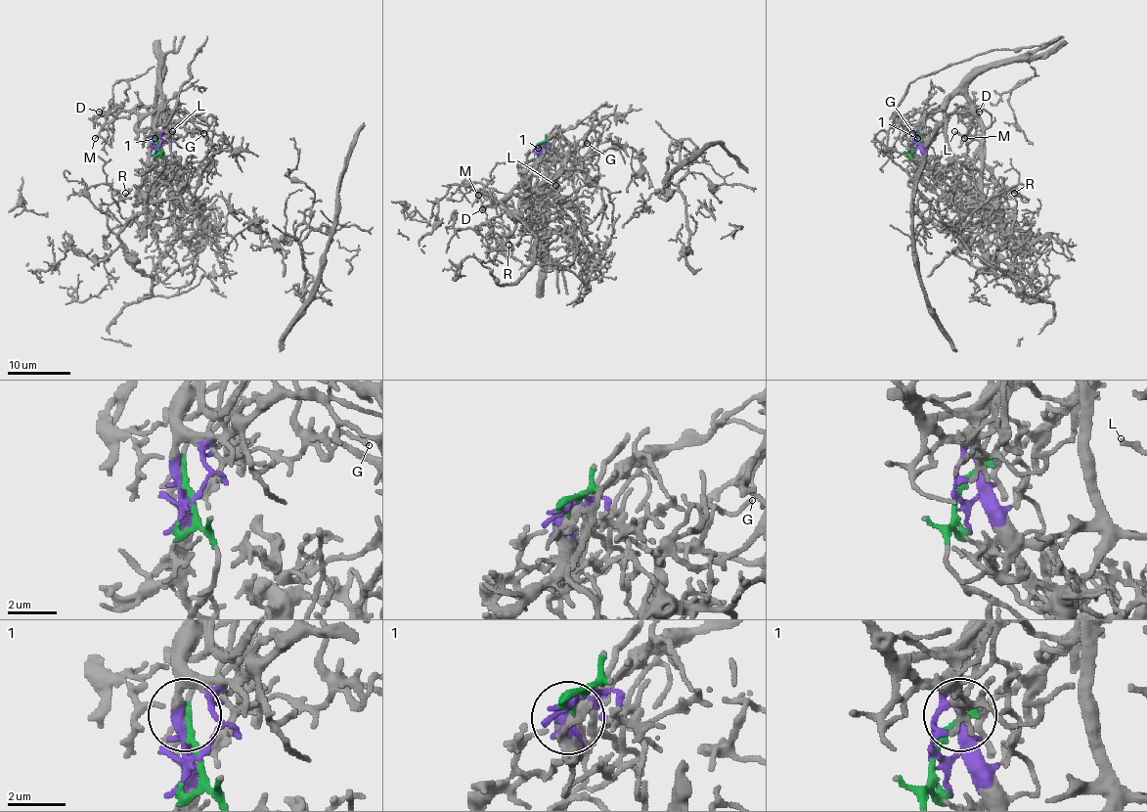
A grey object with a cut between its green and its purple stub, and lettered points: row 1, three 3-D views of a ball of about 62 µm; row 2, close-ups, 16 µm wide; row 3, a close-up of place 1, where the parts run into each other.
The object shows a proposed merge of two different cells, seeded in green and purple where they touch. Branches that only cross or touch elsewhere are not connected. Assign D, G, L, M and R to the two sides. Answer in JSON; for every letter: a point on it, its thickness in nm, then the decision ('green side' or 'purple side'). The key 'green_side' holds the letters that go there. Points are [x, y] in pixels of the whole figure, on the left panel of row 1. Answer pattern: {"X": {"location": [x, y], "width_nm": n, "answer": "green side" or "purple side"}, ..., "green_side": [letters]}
{"D": {"location": [99, 112], "width_nm": 200, "answer": "purple side"}, "G": {"location": [203, 133], "width_nm": 140, "answer": "purple side"}, "L": {"location": [172, 131], "width_nm": 150, "answer": "purple side"}, "M": {"location": [95, 138], "width_nm": 160, "answer": "purple side"}, "R": {"location": [125, 193], "width_nm": 200, "answer": "purple side"}, "green_side": []}

